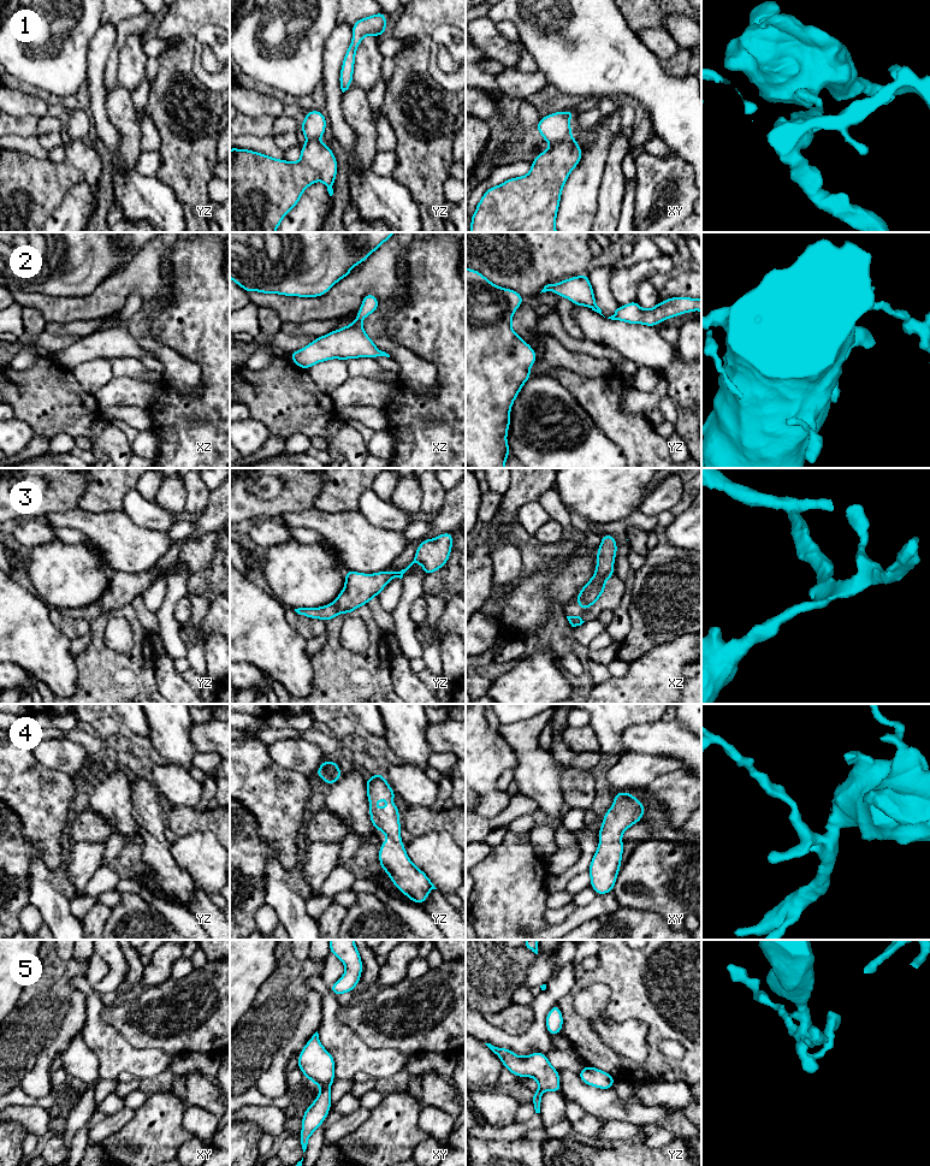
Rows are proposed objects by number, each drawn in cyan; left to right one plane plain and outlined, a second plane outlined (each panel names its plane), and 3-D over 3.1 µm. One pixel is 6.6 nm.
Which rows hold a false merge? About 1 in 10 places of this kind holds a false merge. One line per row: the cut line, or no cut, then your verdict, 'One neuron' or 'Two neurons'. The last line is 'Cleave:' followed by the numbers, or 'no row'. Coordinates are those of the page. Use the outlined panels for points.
1: Split along xy (569, 135), (551, 146). Two neurons
2: No split. One neuron
3: No split. One neuron
4: No split. One neuron
5: No split. One neuron
Cleave: 1

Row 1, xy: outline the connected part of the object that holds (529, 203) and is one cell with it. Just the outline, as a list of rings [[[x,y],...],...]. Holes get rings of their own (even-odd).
[[[573,136],[552,144],[534,158],[528,174],[485,191],[469,232],[557,232],[562,188],[581,158]]]

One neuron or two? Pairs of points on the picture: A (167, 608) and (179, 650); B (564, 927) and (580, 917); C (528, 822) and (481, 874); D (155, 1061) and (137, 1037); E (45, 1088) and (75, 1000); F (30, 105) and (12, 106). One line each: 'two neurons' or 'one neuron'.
A: one neuron
B: one neuron
C: two neurons
D: two neurons
E: one neuron
F: one neuron

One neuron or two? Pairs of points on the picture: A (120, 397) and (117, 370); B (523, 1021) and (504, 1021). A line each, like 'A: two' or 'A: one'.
A: two
B: one

